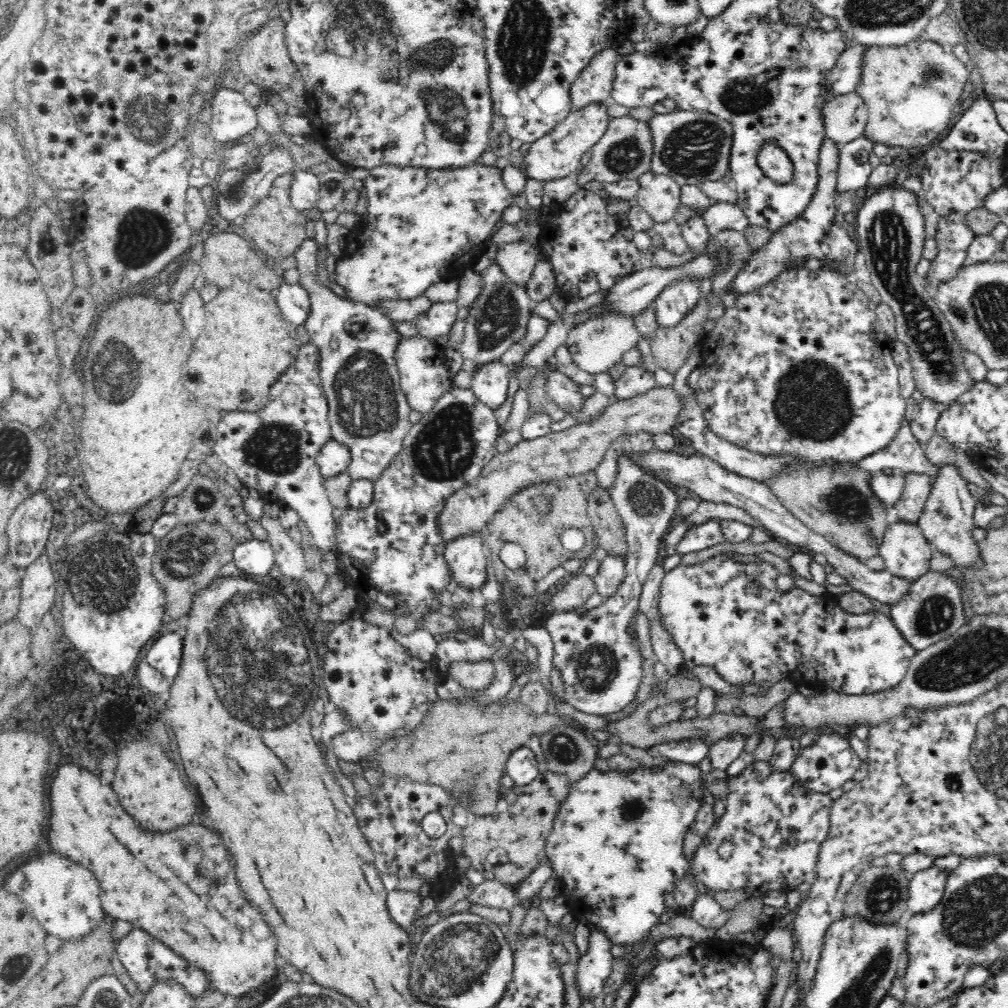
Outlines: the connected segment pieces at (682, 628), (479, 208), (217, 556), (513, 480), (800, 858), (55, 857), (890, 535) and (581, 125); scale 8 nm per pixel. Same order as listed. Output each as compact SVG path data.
M726 553L698 564L680 563L666 571L660 582L659 619L682 651L684 667L710 666L734 685L760 684L770 688L786 681L830 687L849 695L884 691L902 682L917 650L906 641L890 617L875 610L855 615L842 609L828 594L817 597L798 587L782 594L776 588L778 574L771 563L745 564Z
M476 162L474 164L464 166L457 169L433 169L433 168L416 168L416 167L398 167L392 165L382 165L369 169L369 174L363 180L363 186L366 187L366 197L368 203L364 209L363 215L366 226L358 233L358 240L352 240L354 246L350 246L350 250L343 252L346 262L338 262L335 267L334 280L338 286L344 288L344 296L352 302L360 302L378 309L378 304L382 300L410 300L424 294L426 288L430 288L432 284L440 281L451 280L454 276L459 275L466 267L470 267L474 260L474 254L480 246L486 244L486 240L490 239L492 233L500 225L500 216L504 210L515 205L515 199L502 180L502 169L494 166L486 166Z
M203 520L188 525L179 524L158 541L151 567L165 594L166 620L178 620L189 612L193 596L221 576L220 568L233 560L236 544L229 532L218 522Z
M657 385L644 394L628 398L613 399L610 406L590 422L580 423L562 432L550 432L534 440L523 439L505 453L498 453L483 469L479 478L451 494L444 502L444 508L437 516L437 527L442 541L450 543L456 537L485 534L485 528L495 512L504 506L516 492L534 484L561 480L565 477L585 474L600 465L606 451L622 435L648 432L672 433L676 417L683 409L686 396L680 396L672 386Z
M768 761L749 762L740 774L729 778L727 783L728 794L724 801L725 812L720 817L720 820L718 820L710 830L705 832L701 845L693 852L693 855L689 860L692 875L694 875L696 883L708 887L710 892L744 890L745 892L748 892L749 895L764 896L765 894L776 890L789 893L804 882L813 882L817 876L816 867L818 864L820 848L822 848L822 844L824 840L828 838L828 832L830 832L830 812L833 800L829 793L810 792L808 789L804 789L804 786L796 779L796 776L794 776L792 771L774 771L772 765L770 765Z
M46 854L26 862L8 876L4 888L18 896L47 934L64 941L82 939L108 916L100 901L100 884L86 867L60 854Z
M896 521L887 528L879 552L885 570L910 581L930 572L934 548L917 523Z
M588 104L582 110L570 112L547 135L535 140L526 151L523 168L528 178L538 182L550 182L556 178L566 178L572 172L582 169L582 154L586 154L605 133L609 123L609 113L603 104Z

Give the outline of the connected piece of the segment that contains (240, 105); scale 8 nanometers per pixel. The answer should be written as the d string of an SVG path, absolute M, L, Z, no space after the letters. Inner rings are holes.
M218 90L212 98L209 126L217 144L238 140L257 127L255 110L240 91Z

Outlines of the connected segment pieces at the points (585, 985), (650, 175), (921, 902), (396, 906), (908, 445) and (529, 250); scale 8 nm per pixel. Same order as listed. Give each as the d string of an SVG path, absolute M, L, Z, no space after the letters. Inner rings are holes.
M591 926L588 950L580 958L575 974L580 1000L606 995L607 978L612 972L615 958L612 956L613 943L600 927Z
M650 170L636 178L640 190L633 203L642 206L655 224L670 222L681 204L680 188L670 176Z
M932 865L910 876L907 908L914 914L931 912L942 901L948 875Z
M394 890L387 894L387 908L393 922L400 927L409 929L419 918L418 909L423 898L418 892L406 890Z
M907 423L900 428L889 446L855 464L868 475L890 469L902 474L926 474L933 480L939 476L939 466L929 463L924 453L924 445L913 436Z
M520 240L499 246L496 254L496 264L516 286L526 287L534 272L538 259L542 257L538 247Z

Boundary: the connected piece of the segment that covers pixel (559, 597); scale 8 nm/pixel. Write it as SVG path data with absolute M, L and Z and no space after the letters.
M584 575L573 576L560 590L550 598L554 612L583 612L586 602L596 593L594 579Z

